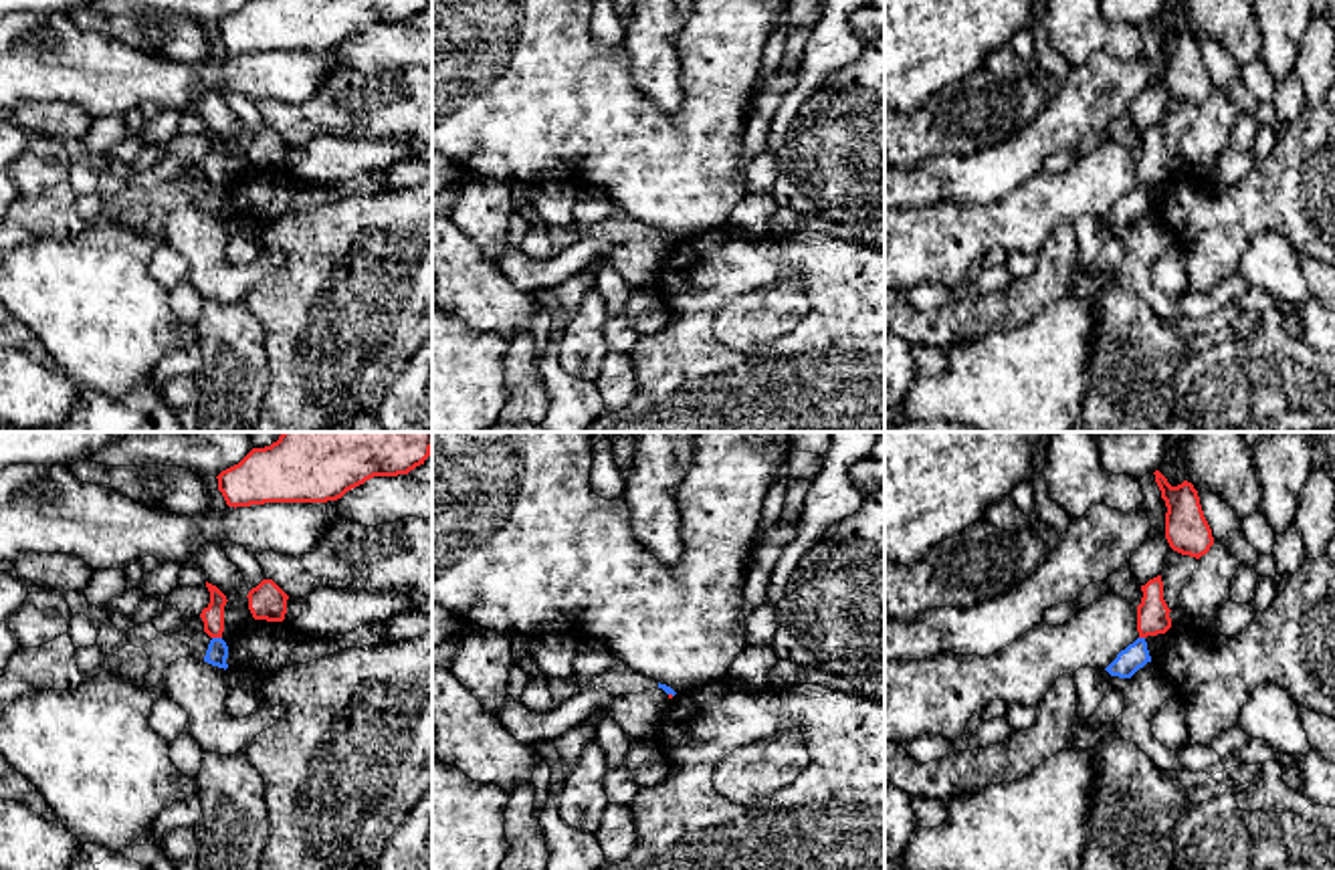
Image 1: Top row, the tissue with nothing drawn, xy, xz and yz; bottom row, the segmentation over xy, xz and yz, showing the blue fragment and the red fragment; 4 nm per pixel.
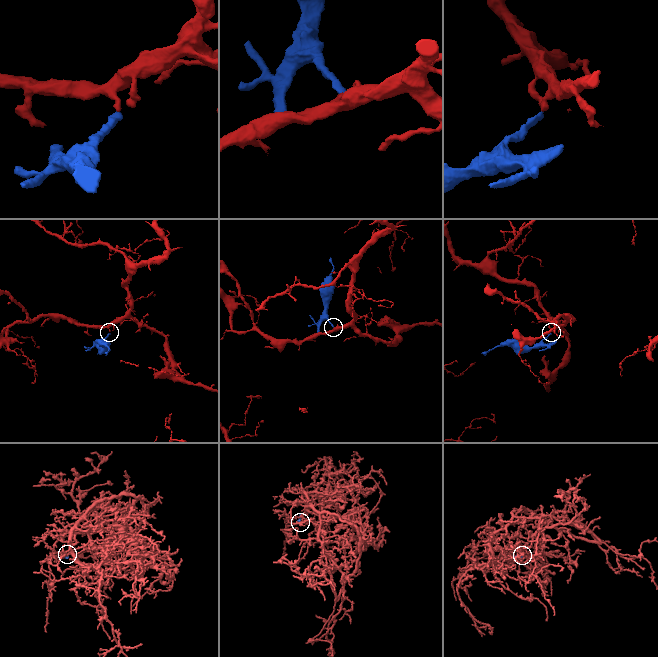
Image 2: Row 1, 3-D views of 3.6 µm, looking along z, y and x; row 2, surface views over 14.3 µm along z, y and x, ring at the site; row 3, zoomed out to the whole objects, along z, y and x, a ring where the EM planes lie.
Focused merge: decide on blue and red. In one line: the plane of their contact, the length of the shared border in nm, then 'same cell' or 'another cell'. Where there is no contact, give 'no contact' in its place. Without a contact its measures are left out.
xy | 40 nm | another cell

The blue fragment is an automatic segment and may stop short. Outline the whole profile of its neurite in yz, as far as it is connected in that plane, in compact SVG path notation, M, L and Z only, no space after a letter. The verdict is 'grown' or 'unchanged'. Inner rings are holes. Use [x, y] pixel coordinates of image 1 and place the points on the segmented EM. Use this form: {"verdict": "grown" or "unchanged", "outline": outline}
{"verdict": "unchanged", "outline": "M1137 638L1105 668L1111 676L1131 678L1139 668L1151 662L1145 638Z"}

